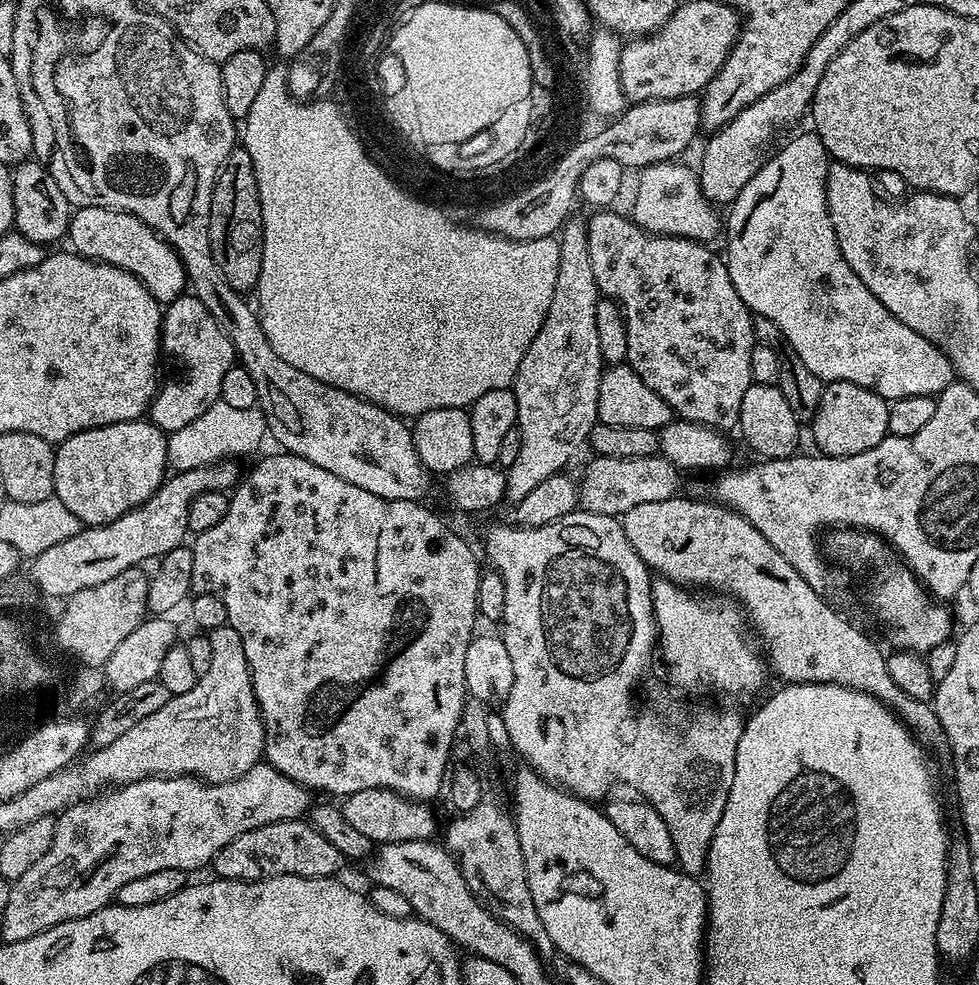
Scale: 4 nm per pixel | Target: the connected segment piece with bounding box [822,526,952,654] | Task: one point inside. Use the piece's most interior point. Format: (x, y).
(914, 621)

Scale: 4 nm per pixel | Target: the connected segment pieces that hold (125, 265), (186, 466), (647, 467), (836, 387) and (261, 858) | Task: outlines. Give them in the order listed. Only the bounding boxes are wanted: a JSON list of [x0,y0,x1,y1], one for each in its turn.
[[66,206,189,306],[168,400,253,472],[578,454,681,518],[810,382,889,456],[210,819,346,880]]

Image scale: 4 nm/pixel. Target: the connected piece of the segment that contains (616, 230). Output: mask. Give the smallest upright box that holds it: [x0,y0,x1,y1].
[587,210,757,430]

